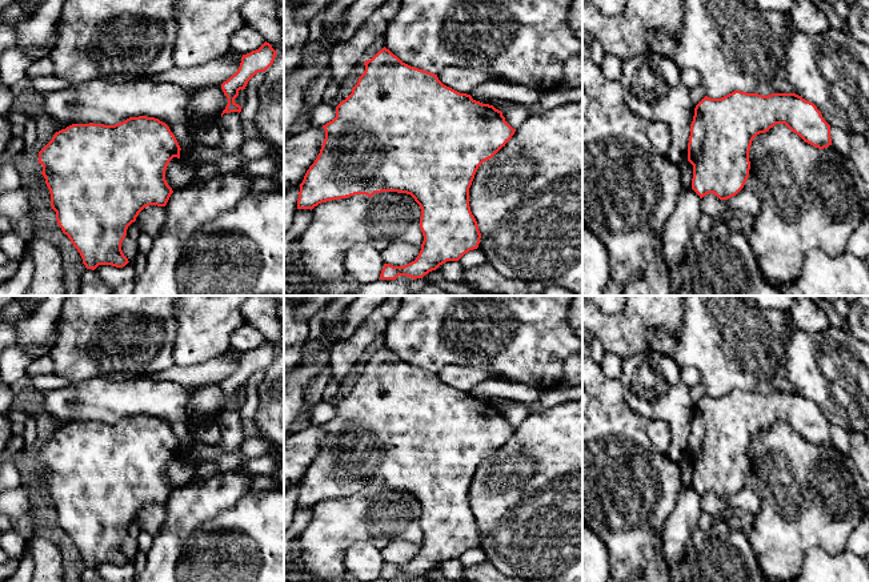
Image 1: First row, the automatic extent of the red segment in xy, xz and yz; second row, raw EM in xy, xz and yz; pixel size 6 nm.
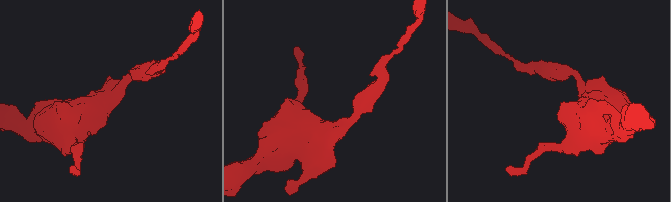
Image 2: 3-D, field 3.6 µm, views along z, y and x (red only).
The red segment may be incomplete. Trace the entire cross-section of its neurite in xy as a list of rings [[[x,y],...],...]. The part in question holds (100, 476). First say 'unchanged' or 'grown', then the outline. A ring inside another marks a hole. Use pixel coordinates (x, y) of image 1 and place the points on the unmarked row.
unchanged; [[[139,414],[115,424],[72,422],[56,430],[39,450],[41,473],[51,491],[51,505],[56,510],[57,522],[80,551],[87,567],[95,569],[99,563],[123,566],[129,561],[121,549],[127,527],[144,506],[167,503],[173,489],[165,478],[165,469],[173,455],[180,457],[180,449],[175,433],[165,421]]]

